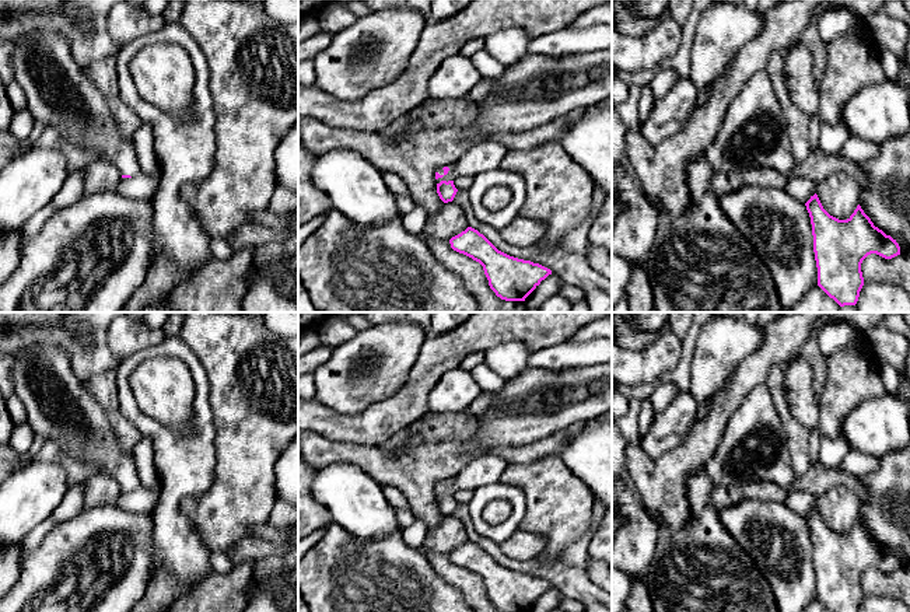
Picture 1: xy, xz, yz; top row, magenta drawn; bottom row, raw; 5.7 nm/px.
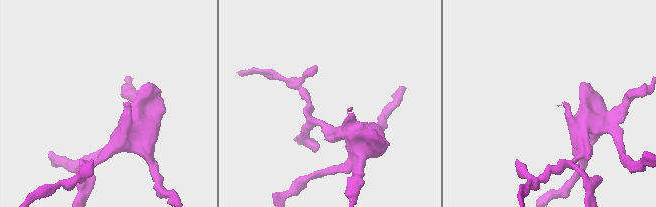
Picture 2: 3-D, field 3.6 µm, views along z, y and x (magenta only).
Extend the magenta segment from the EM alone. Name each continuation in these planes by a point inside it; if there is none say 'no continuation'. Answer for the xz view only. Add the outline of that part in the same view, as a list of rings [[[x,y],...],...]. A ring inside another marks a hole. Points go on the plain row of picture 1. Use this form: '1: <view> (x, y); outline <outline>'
1: xz (440, 485); outline [[[451,478],[451,479],[448,479],[448,482],[449,482],[449,485],[448,485],[448,487],[445,489],[444,487],[444,483],[442,482],[437,482],[435,483],[435,486],[438,486],[441,490],[438,492],[438,493],[435,493],[437,494],[437,497],[440,497],[441,494],[452,494],[451,493],[451,485],[452,485],[452,482],[454,482],[454,478]],[[442,480],[444,482],[444,480]]]

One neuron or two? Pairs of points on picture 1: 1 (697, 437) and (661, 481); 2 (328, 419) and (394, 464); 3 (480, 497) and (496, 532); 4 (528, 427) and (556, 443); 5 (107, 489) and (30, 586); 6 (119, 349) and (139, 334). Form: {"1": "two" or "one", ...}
{"1": "one", "2": "two", "3": "one", "4": "two", "5": "two", "6": "one"}

